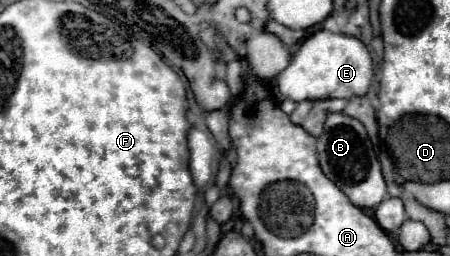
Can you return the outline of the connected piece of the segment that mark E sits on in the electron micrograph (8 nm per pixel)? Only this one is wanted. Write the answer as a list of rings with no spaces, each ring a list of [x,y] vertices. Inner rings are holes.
[[[317,31],[309,35],[295,57],[291,59],[289,67],[279,75],[279,91],[283,97],[293,101],[323,101],[333,97],[349,99],[353,95],[365,95],[373,83],[373,63],[369,57],[367,47],[349,35],[331,33],[331,31]]]

